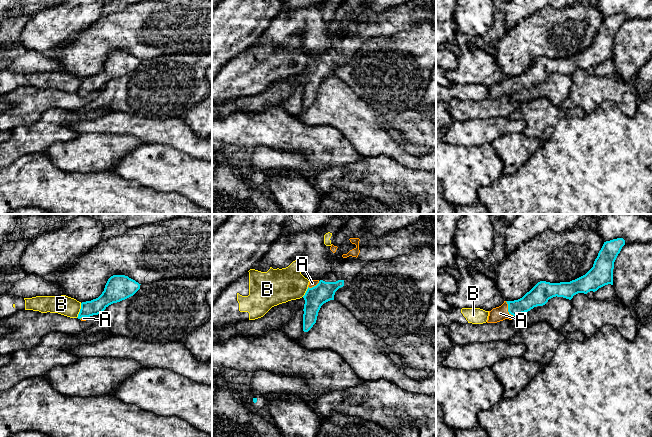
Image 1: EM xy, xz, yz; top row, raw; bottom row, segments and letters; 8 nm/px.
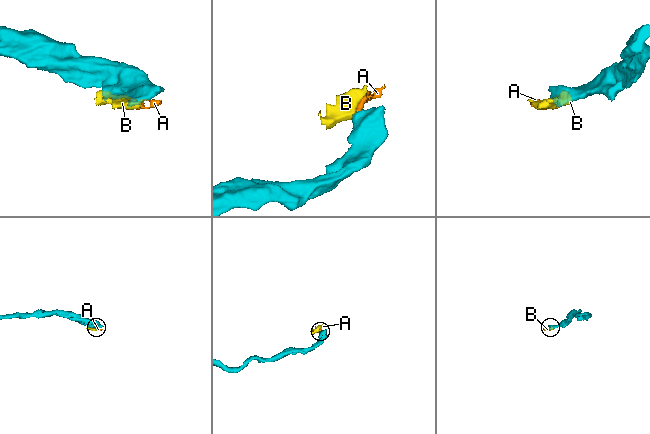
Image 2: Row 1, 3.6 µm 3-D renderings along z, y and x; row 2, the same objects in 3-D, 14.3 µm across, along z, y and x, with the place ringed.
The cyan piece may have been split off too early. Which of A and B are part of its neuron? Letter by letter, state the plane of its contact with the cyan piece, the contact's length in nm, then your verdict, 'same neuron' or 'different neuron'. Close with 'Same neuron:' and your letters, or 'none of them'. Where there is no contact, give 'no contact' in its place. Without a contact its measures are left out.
A: yz | 140 nm | same neuron
B: xy | 130 nm | different neuron
Same neuron: A

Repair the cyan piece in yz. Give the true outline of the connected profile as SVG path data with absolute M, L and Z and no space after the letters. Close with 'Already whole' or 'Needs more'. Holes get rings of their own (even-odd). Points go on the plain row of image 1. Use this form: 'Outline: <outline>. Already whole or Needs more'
Outline: M623 14L604 18L593 43L585 51L570 58L540 57L522 74L504 77L501 82L489 87L487 99L512 96L515 92L528 88L534 83L545 81L549 75L556 72L571 76L578 69L587 70L605 61L613 61L614 38L624 21Z. Needs more

